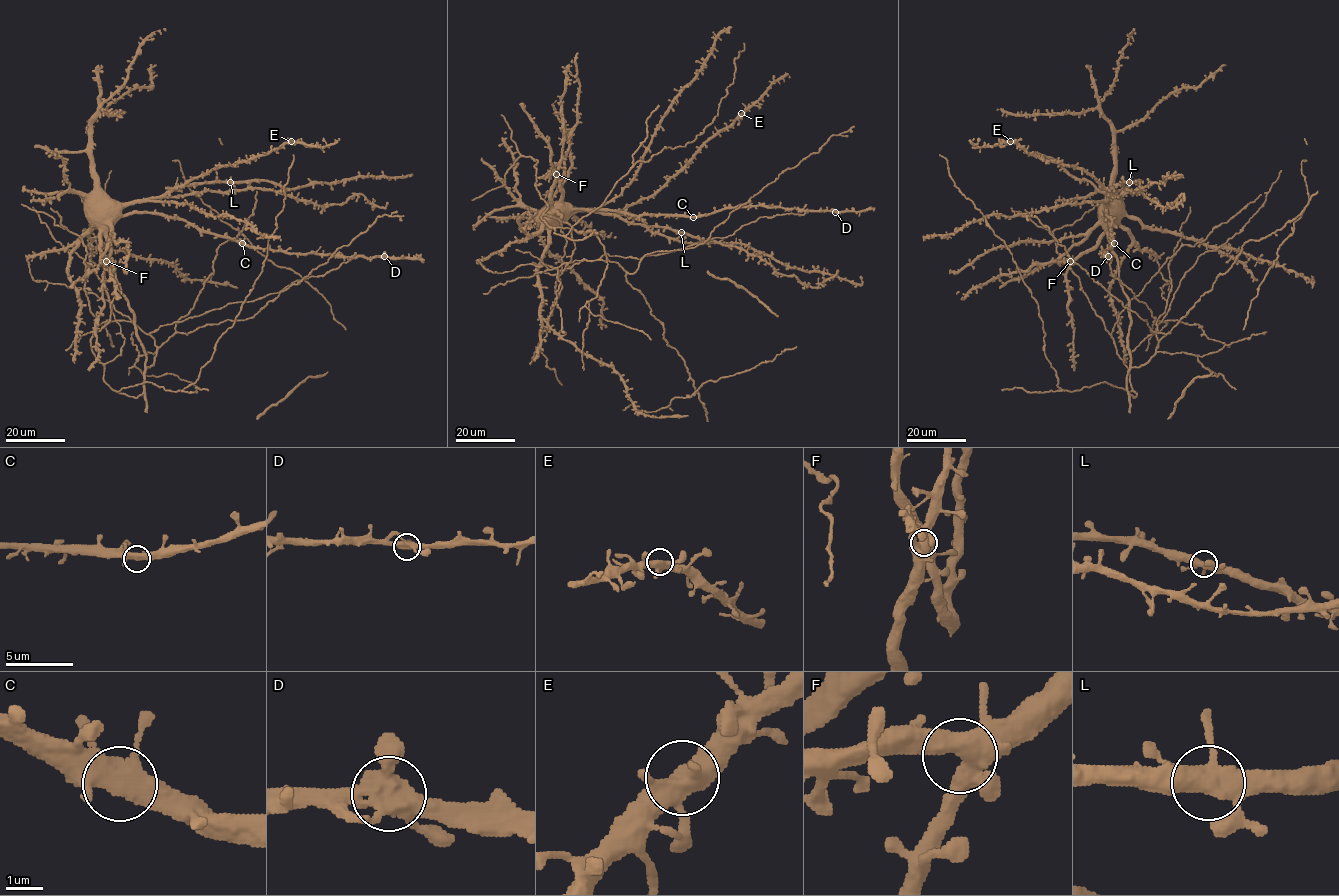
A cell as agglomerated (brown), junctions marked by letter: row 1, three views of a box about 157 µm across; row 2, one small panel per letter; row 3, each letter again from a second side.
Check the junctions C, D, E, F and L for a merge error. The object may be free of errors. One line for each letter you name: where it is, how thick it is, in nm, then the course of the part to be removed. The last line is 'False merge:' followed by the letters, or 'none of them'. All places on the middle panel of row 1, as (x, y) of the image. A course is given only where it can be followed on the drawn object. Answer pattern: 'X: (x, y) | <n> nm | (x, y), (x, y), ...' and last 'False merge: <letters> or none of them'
False merge: none of them

